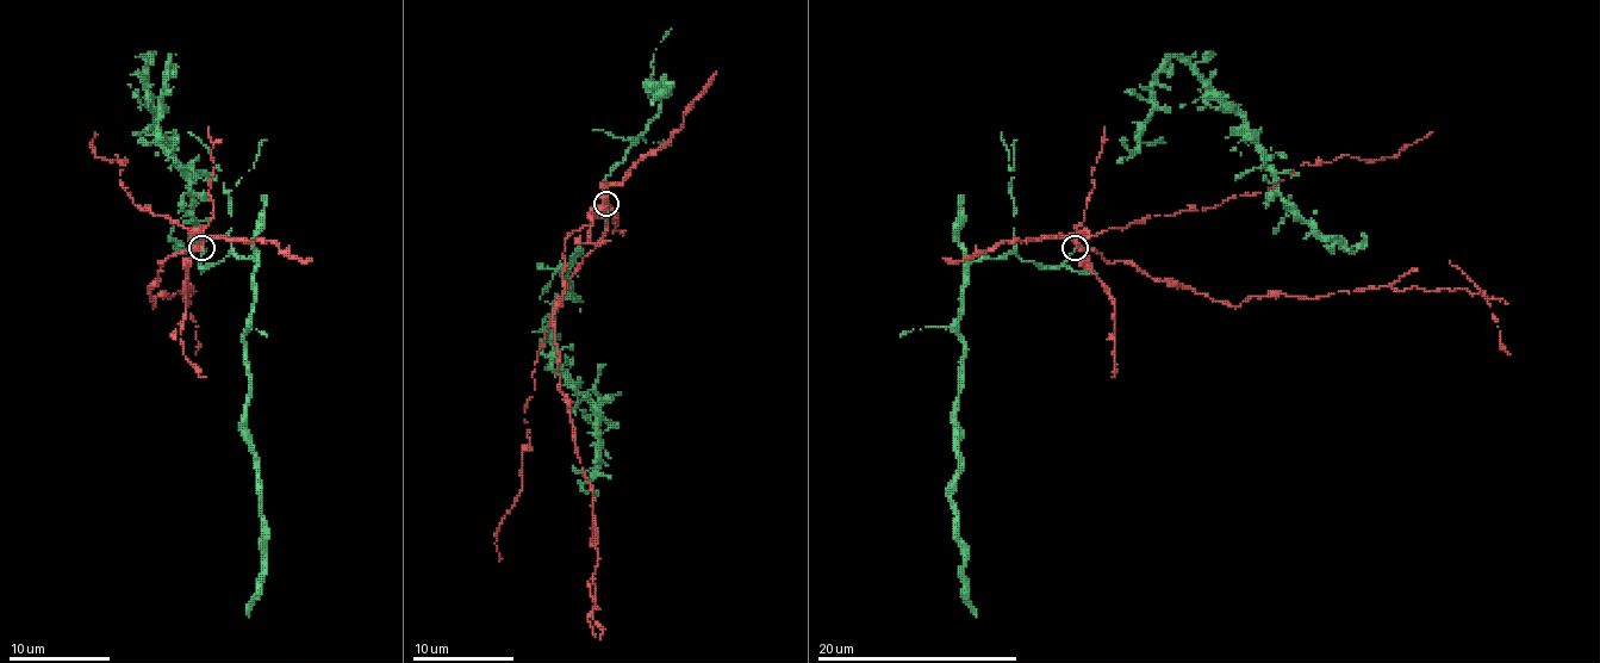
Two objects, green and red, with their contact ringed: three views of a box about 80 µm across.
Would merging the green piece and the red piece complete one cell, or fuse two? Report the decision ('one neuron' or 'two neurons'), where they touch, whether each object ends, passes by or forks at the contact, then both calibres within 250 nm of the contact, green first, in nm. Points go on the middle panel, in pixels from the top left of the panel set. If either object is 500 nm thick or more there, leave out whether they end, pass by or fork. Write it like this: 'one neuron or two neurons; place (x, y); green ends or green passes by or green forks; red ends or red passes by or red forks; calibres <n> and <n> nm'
two neurons; place (606, 204); green ends; red passes by; calibres 200 and 160 nm

